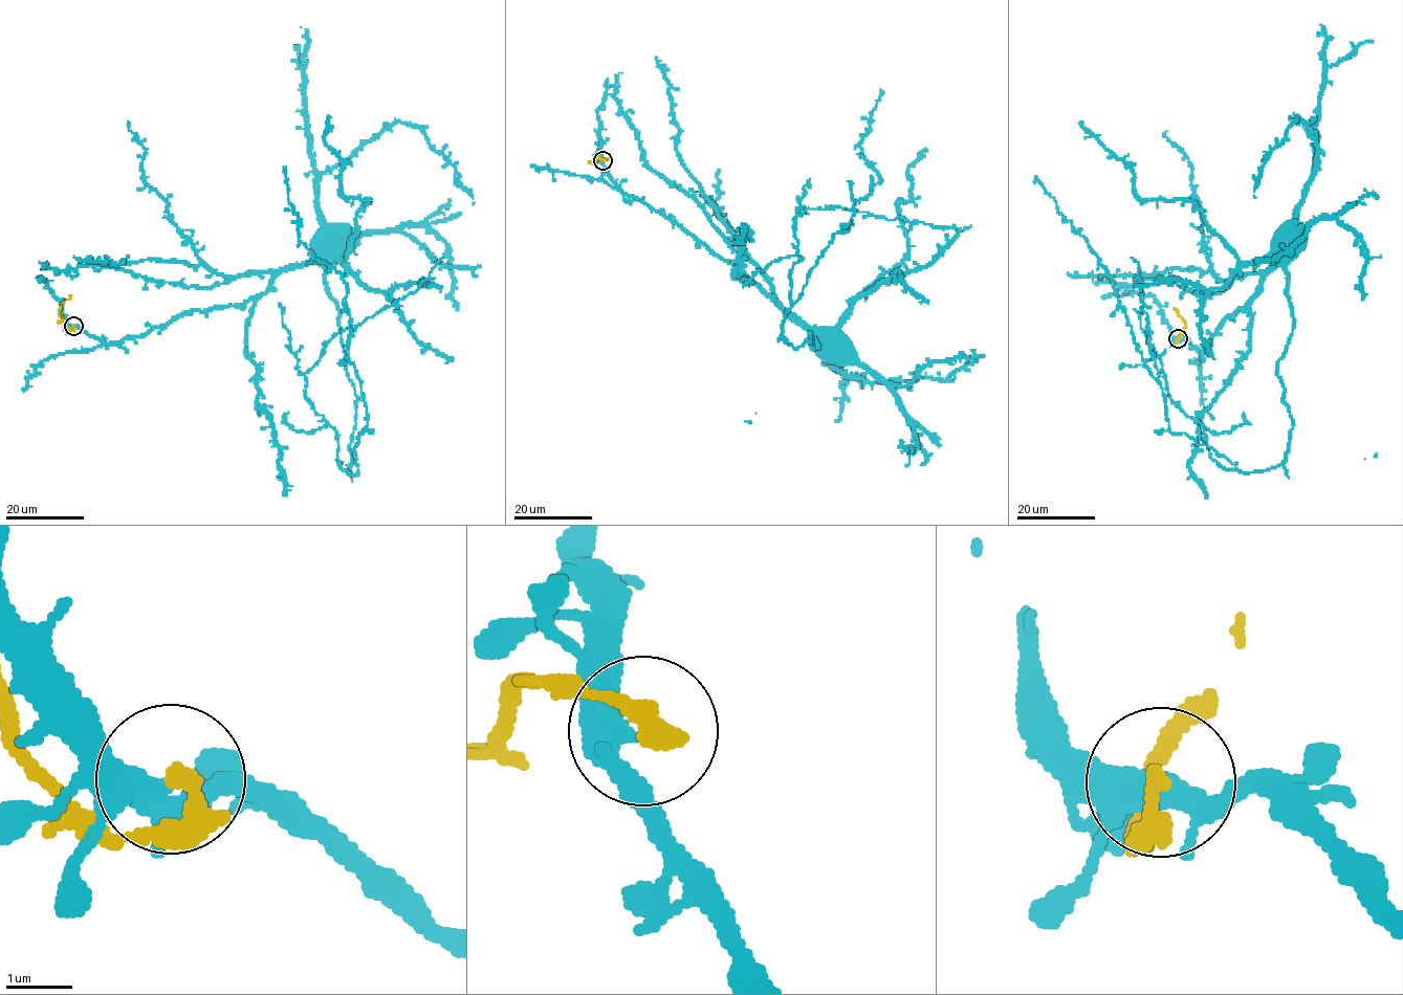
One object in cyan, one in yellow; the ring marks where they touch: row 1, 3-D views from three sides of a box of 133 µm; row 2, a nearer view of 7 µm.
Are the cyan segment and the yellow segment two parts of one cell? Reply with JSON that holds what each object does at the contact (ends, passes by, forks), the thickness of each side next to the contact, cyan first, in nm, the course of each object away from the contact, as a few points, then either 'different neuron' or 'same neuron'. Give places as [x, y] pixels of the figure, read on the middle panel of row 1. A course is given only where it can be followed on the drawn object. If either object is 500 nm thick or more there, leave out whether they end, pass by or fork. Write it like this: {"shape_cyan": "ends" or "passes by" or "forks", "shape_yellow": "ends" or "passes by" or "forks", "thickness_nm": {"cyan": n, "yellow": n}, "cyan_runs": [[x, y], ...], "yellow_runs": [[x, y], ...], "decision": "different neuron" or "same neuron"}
{"shape_cyan": "passes by", "shape_yellow": "passes by", "thickness_nm": {"cyan": 420, "yellow": 170}, "cyan_runs": [[603, 160], [816, 332], [811, 348], [809, 332], [784, 343], [785, 313], [880, 182], [859, 145], [883, 92]], "yellow_runs": [[603, 160], [596, 157], [592, 162], [610, 156]], "decision": "different neuron"}

